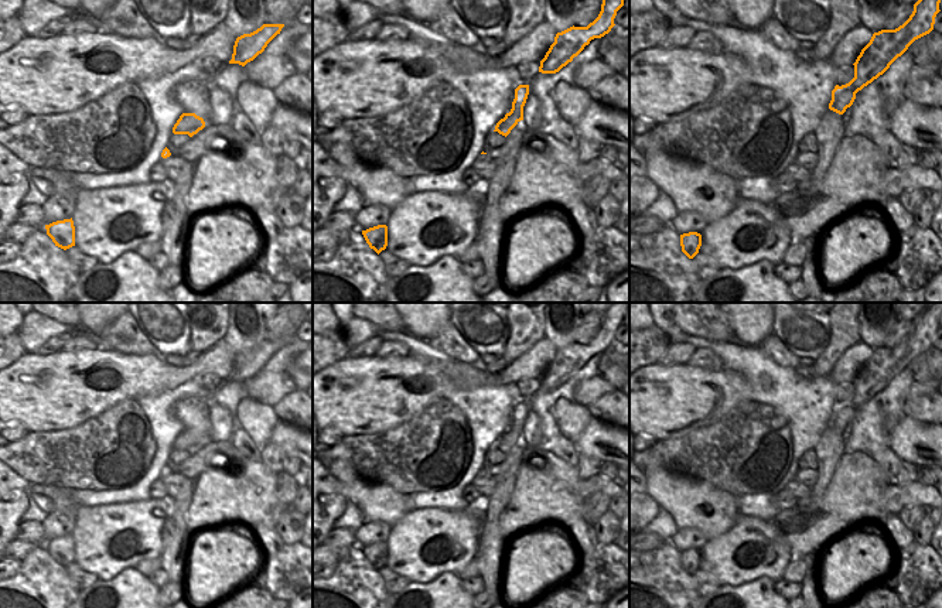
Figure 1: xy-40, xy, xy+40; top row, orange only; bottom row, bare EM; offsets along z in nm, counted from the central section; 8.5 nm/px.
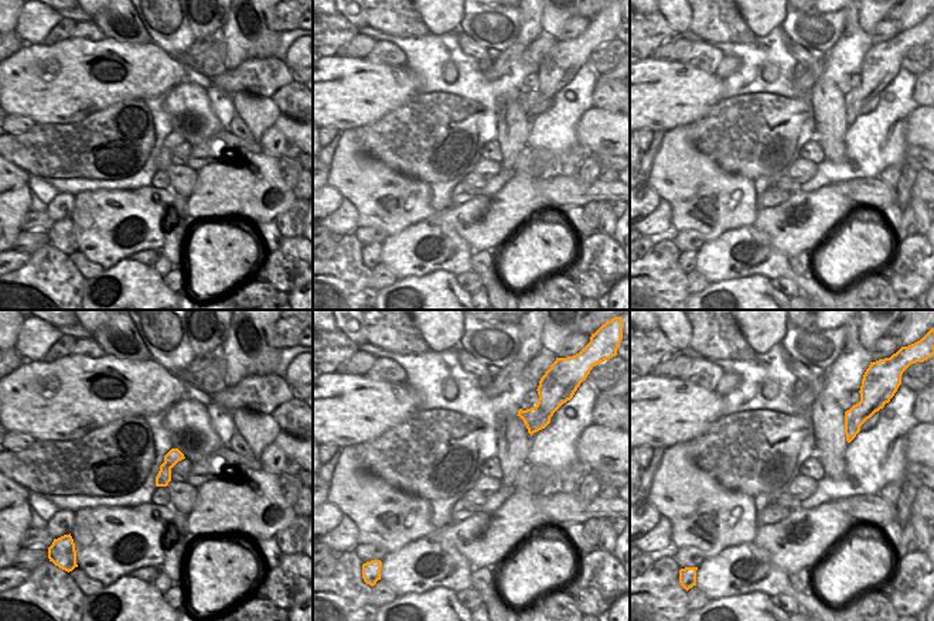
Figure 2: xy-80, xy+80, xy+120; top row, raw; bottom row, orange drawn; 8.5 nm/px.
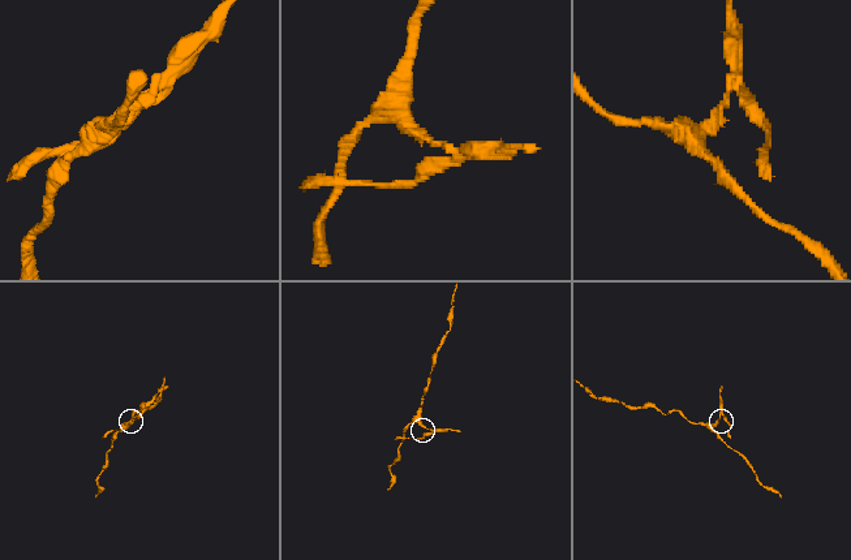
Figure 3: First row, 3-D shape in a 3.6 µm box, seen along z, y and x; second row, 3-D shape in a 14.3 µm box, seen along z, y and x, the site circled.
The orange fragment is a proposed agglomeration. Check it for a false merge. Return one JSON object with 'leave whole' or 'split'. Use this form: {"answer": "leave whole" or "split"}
{"answer": "split"}

